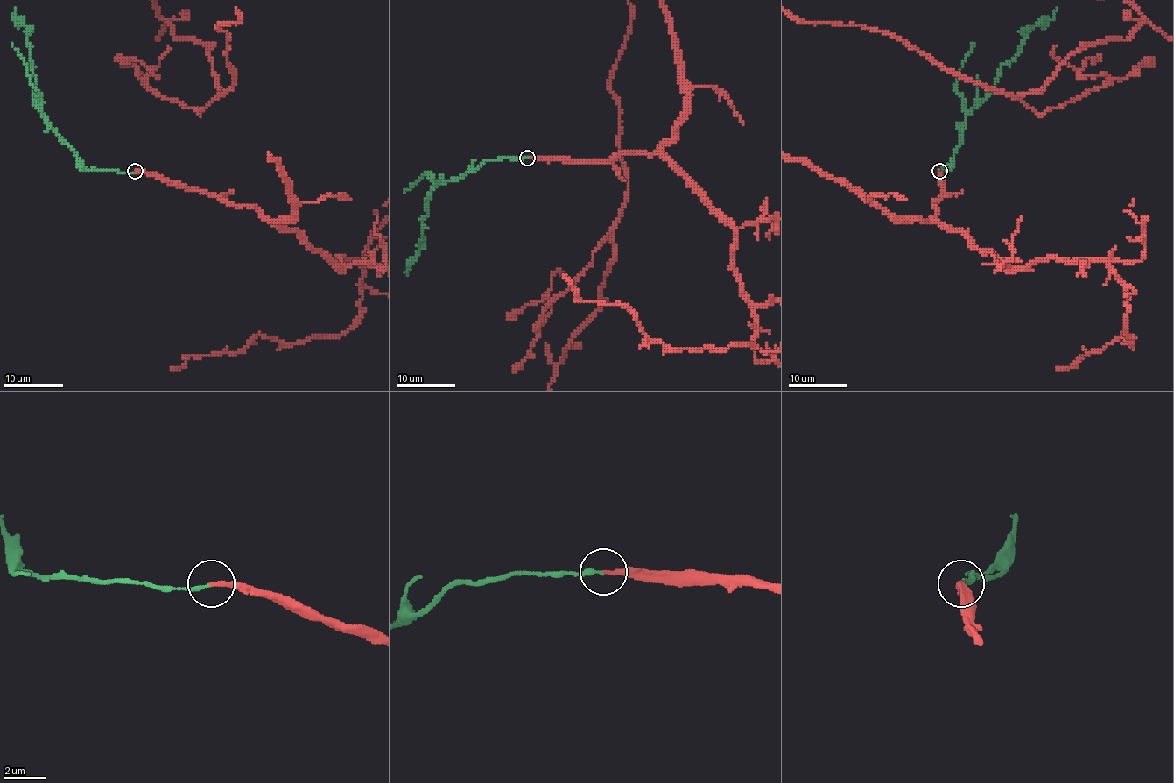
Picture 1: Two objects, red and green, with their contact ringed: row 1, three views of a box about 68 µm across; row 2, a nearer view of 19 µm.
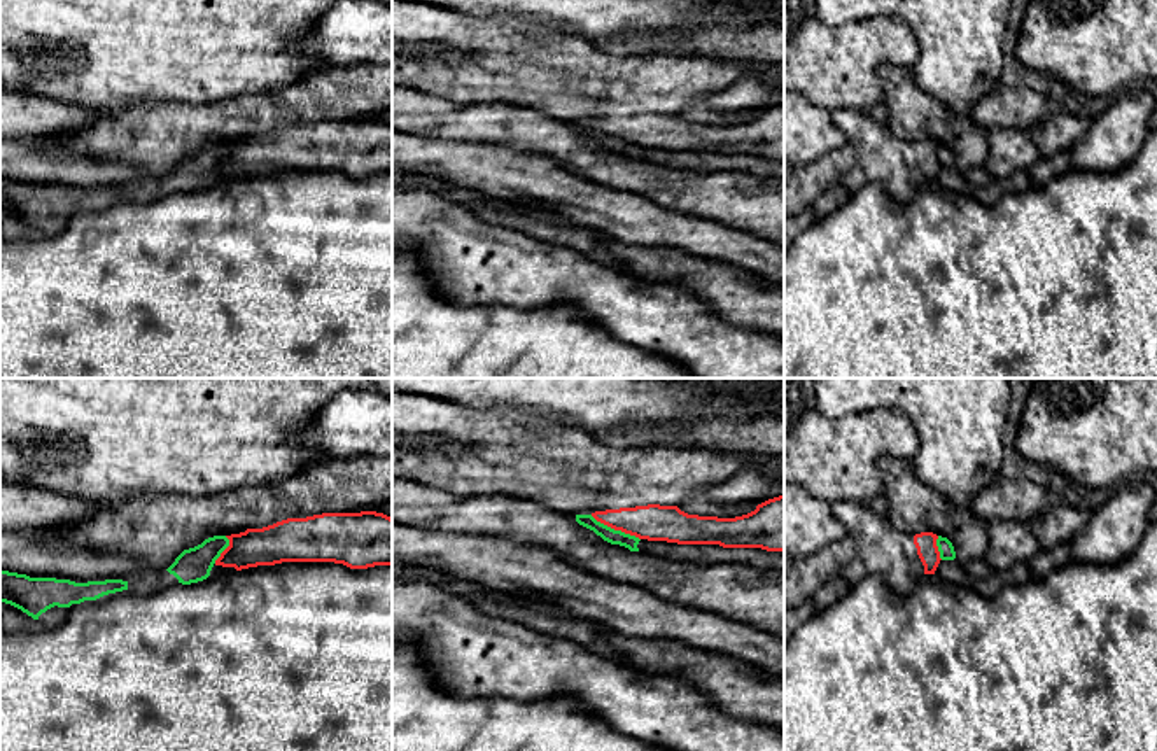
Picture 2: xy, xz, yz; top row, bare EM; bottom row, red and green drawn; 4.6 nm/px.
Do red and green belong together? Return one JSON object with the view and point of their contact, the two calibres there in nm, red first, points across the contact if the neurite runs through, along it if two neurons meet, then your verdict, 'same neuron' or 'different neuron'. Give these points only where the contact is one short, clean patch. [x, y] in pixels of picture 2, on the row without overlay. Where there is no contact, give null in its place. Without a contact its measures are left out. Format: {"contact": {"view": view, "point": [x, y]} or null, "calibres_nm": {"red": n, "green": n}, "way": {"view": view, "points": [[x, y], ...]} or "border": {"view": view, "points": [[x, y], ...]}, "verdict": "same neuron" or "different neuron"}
{"contact": {"view": "xz", "point": [615, 137]}, "calibres_nm": {"red": 170, "green": 70}, "border": {"view": "xz", "points": [[590, 123], [639, 147]]}, "verdict": "different neuron"}

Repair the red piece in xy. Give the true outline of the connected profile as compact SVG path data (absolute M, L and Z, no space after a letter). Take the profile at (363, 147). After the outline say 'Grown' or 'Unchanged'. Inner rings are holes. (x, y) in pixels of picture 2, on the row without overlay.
M376 119L287 126L263 137L247 137L226 145L229 154L215 168L215 173L235 175L236 179L282 170L334 170L350 177L392 173L392 126Z. Unchanged

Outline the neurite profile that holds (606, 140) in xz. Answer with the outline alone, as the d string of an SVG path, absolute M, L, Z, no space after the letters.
M576 123L576 130L593 138L604 149L625 154L630 159L660 163L663 166L695 173L746 172L758 177L784 179L784 159L767 159L761 156L723 156L719 152L677 152L667 149L648 149L621 138L614 138L597 130L592 123Z

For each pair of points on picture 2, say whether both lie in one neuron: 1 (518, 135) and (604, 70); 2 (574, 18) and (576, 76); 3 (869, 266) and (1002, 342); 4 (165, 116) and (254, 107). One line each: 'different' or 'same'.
1: different
2: different
3: same
4: same

